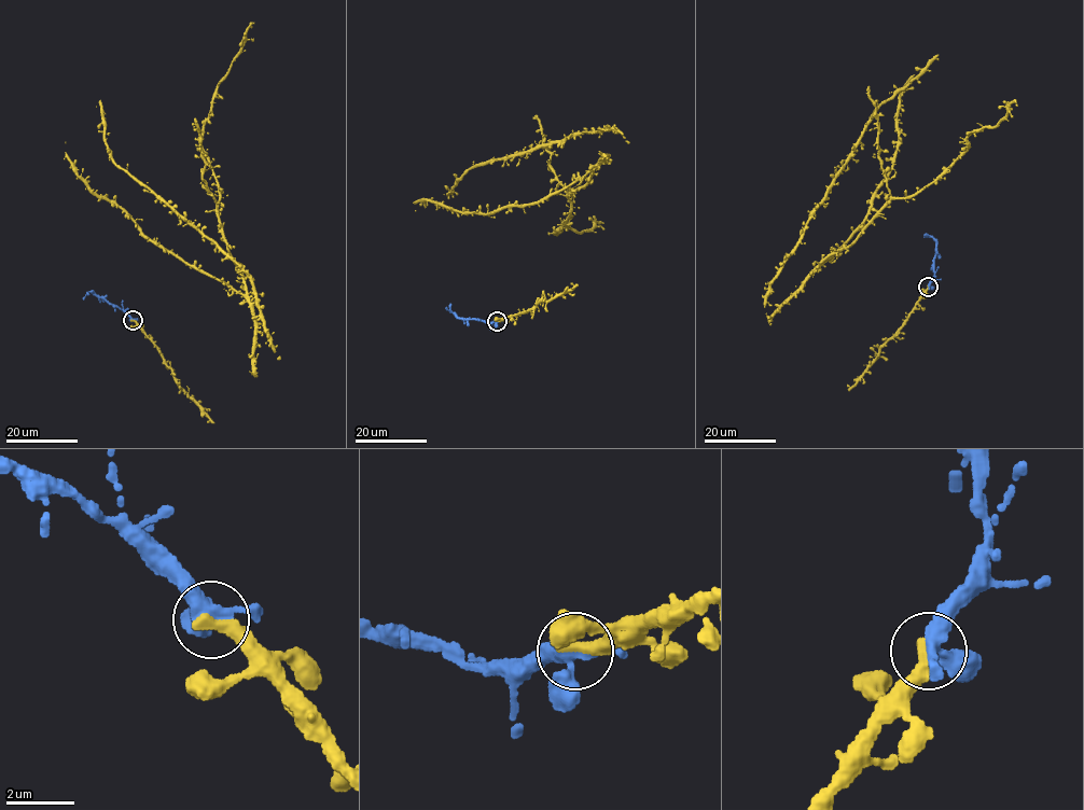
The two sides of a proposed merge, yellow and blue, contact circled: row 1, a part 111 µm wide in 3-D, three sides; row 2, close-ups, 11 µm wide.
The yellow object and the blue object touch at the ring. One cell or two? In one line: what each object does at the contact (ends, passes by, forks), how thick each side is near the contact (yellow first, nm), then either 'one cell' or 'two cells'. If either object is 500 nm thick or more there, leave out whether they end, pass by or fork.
yellow ends there; blue forks there; 440 nm thick on the yellow side, 360 nm on the other; one cell

